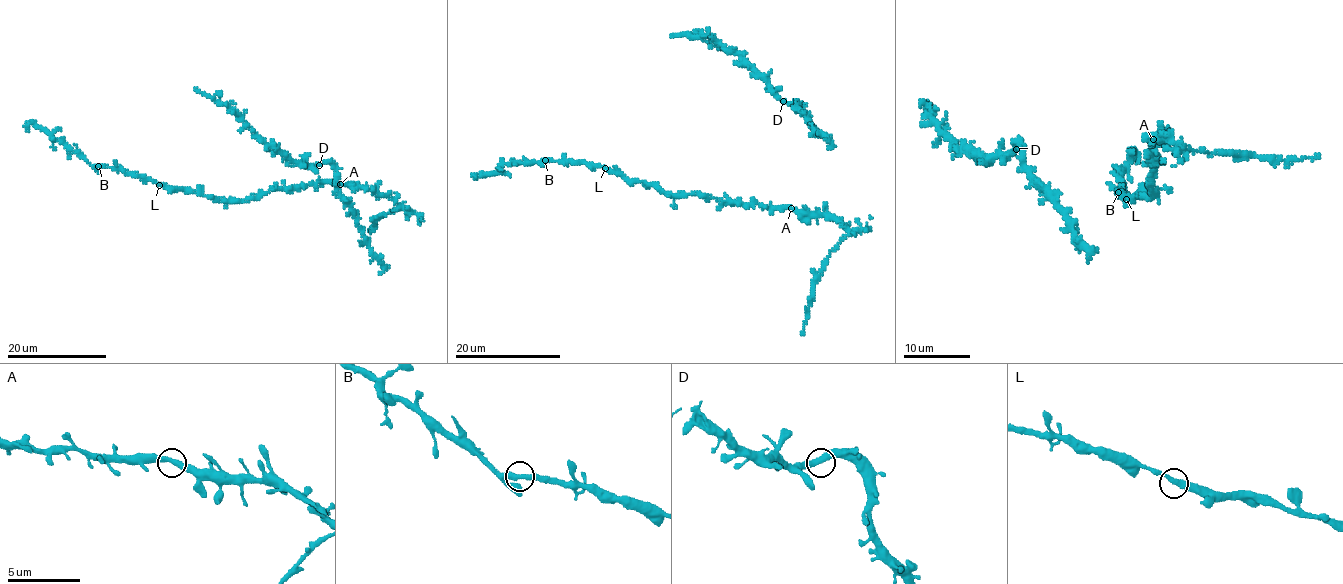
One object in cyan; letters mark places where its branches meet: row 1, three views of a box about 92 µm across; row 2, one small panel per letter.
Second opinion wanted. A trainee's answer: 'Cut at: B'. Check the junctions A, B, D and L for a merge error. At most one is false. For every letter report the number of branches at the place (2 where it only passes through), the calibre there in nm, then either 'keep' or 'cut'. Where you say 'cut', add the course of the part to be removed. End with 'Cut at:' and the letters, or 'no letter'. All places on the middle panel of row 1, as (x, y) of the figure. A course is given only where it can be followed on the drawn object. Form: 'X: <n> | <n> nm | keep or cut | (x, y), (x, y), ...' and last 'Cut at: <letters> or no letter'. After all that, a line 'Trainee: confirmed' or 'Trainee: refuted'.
A: 2 | 360 nm | keep
B: 2 | 320 nm | cut | (544, 159), (504, 164), (497, 171), (475, 177)
D: 2 | 360 nm | keep
L: 2 | 320 nm | keep
Cut at: B
Trainee: confirmed

